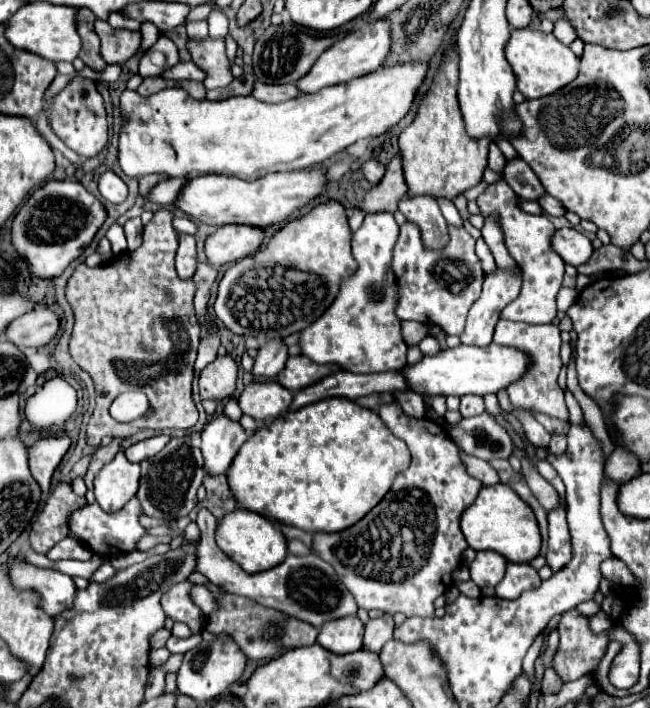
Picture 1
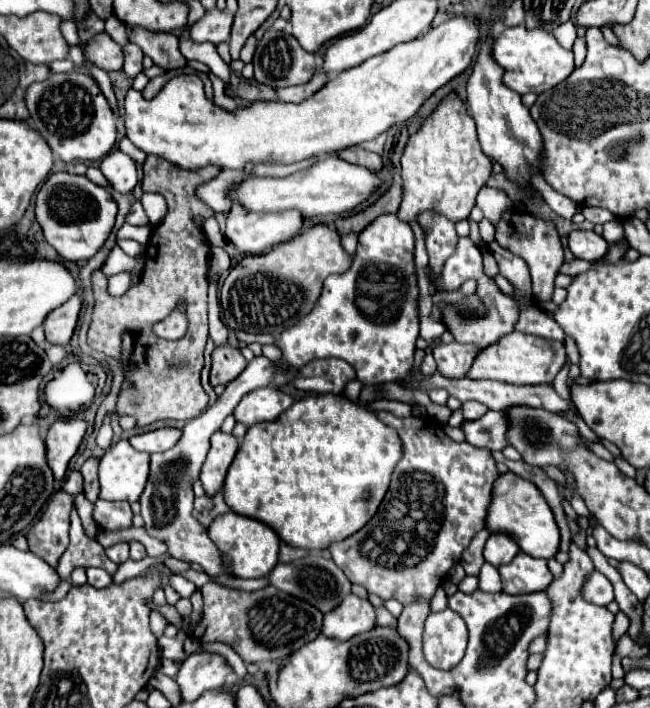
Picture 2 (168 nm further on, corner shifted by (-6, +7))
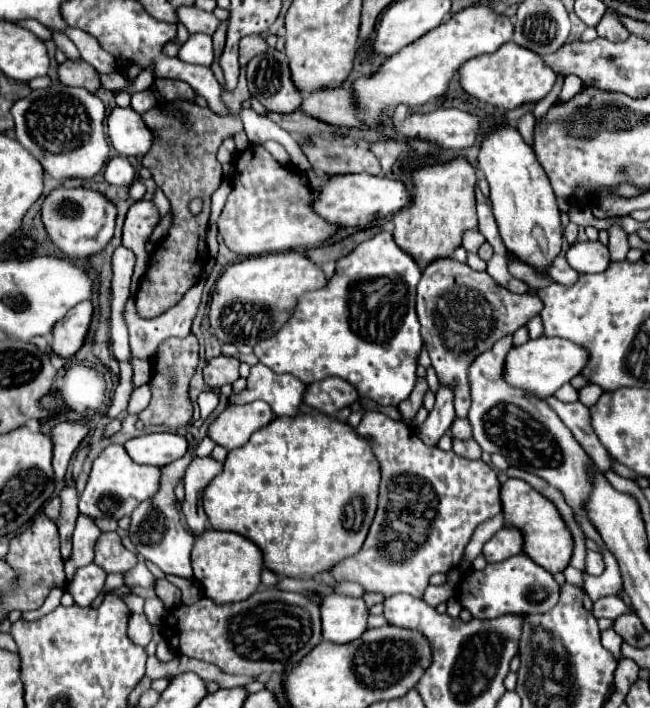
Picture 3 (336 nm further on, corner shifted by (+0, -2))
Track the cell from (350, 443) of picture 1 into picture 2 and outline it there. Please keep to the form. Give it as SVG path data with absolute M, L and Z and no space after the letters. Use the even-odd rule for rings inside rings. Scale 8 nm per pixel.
M309 395L305 399L299 399L291 405L291 409L287 409L285 413L281 413L275 421L265 421L263 425L251 425L247 429L247 435L229 467L229 473L225 477L225 501L227 505L241 515L247 517L255 517L263 523L267 523L271 529L277 531L277 535L287 541L289 545L295 547L305 547L305 549L325 549L329 547L329 543L333 541L343 541L345 537L349 537L351 533L359 531L377 511L379 503L383 501L387 489L389 489L389 481L391 481L391 473L395 469L395 465L399 463L399 457L403 457L403 443L399 441L399 435L395 433L395 429L391 429L389 425L381 423L375 415L375 411L371 407L363 407L359 403L353 403L351 399L347 399L345 395Z

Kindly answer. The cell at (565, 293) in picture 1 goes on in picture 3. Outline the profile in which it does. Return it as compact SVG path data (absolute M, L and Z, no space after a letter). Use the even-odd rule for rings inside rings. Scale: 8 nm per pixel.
M453 258L435 260L421 272L421 282L417 286L421 336L439 382L449 386L455 394L457 418L467 418L471 406L467 372L473 358L491 350L493 342L501 340L505 334L513 334L517 328L525 326L529 318L541 314L541 308L543 302L535 294L513 294L489 278L487 272L475 272Z

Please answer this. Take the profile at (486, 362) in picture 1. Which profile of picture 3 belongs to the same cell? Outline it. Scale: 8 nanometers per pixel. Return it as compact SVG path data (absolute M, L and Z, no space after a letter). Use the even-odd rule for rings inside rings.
M541 336L537 340L525 342L519 348L511 348L505 362L505 378L509 384L517 388L523 388L531 394L547 398L547 396L553 396L555 390L559 390L563 384L579 376L587 360L589 360L589 352L581 346L575 346L575 342L569 342L565 338L561 340L561 338Z

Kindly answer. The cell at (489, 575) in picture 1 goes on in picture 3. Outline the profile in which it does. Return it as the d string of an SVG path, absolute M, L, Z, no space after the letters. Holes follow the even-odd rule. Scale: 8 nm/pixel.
M503 528L501 532L497 532L485 546L483 546L483 554L487 558L487 562L501 562L507 560L511 556L517 556L523 552L523 534L517 528Z

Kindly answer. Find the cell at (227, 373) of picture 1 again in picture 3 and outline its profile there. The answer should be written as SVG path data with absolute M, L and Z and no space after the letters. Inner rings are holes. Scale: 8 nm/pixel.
M217 356L203 368L203 378L209 388L233 384L239 378L239 360L235 356Z

